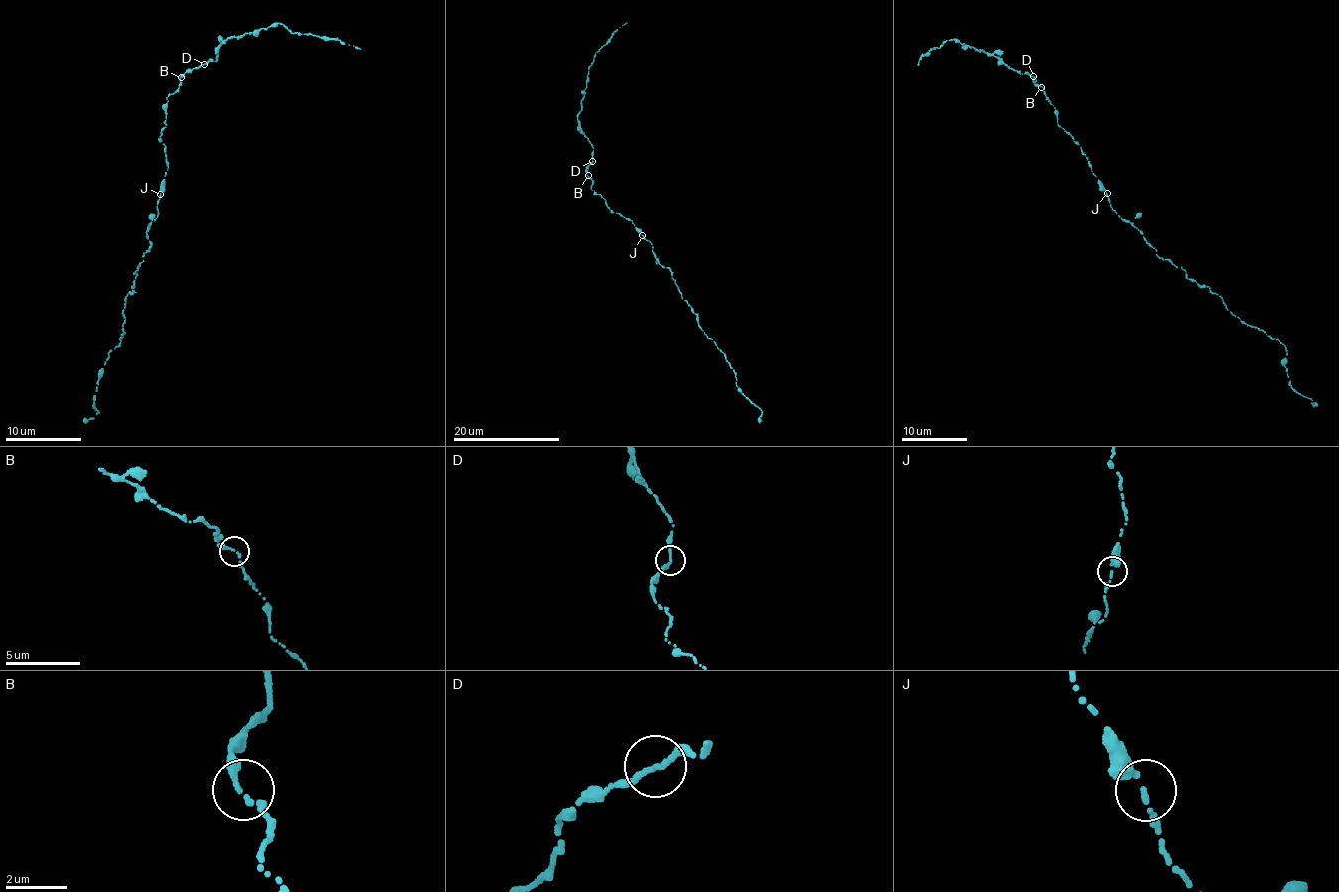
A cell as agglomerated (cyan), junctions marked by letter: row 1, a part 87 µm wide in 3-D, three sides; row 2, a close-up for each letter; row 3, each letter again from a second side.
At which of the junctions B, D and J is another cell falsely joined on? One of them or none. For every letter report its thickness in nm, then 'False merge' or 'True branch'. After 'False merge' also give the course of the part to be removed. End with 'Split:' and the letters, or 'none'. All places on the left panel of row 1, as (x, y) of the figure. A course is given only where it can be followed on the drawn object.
B: Thickness 190 nm. True branch
D: Thickness 190 nm. True branch
J: Thickness 170 nm. True branch
Split: none

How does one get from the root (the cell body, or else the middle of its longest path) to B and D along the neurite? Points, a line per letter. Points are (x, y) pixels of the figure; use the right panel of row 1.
B: (1107, 193), (1092, 174), (1092, 166), (1079, 144), (1057, 123), (1057, 110), (1041, 87)
D: (1107, 193), (1092, 174), (1092, 166), (1079, 144), (1057, 123), (1057, 110), (1043, 88), (1035, 84), (1033, 75)

